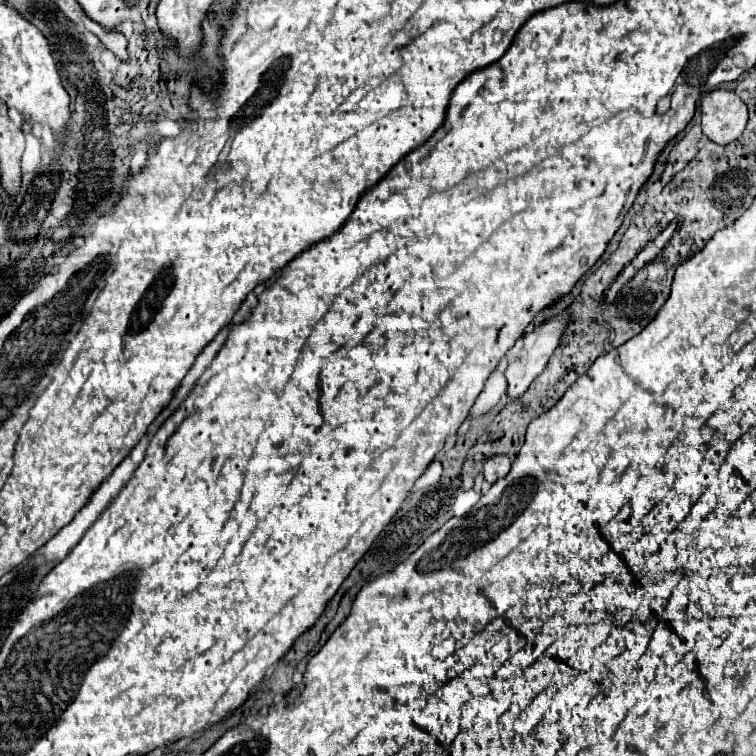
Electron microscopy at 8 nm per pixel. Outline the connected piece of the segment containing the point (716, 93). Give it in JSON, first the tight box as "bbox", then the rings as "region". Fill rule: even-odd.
{"bbox":[701,88,747,144],"region":[[[717,88],[701,98],[701,126],[709,140],[729,144],[747,126],[747,106],[735,92]]]}

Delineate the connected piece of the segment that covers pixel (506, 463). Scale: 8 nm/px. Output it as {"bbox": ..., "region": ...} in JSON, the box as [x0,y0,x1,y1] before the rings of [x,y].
{"bbox":[485,454,511,484],"region":[[[505,454],[493,456],[493,458],[489,458],[489,460],[485,462],[485,480],[487,480],[489,484],[497,482],[499,478],[503,478],[503,476],[509,472],[509,468],[511,468],[509,456],[505,456]]]}

